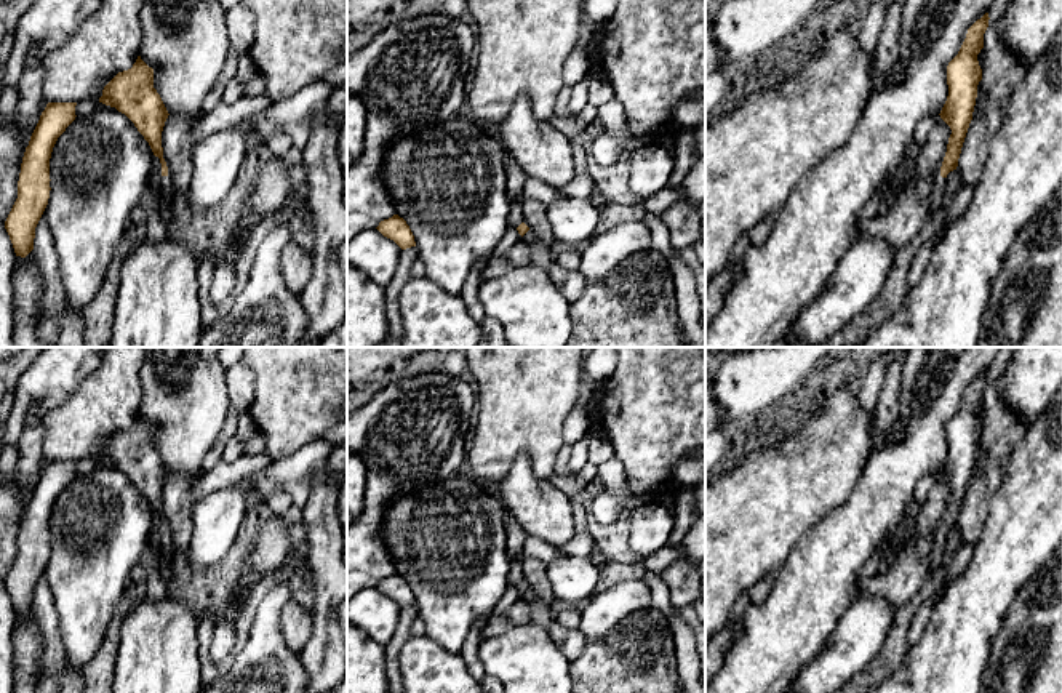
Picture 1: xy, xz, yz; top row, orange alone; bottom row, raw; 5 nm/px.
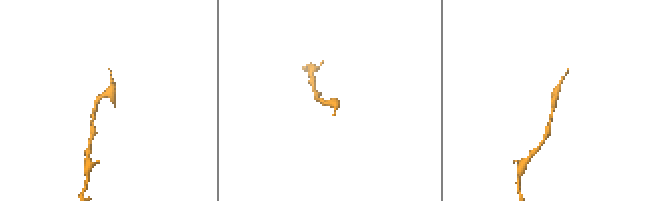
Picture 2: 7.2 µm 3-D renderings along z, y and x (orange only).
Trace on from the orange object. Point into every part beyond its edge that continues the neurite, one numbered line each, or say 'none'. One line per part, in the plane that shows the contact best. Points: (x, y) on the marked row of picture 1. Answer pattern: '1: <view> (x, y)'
1: yz (936, 202)

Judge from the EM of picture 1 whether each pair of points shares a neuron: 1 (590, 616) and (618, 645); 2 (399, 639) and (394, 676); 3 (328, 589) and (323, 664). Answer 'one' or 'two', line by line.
1: two
2: one
3: one

